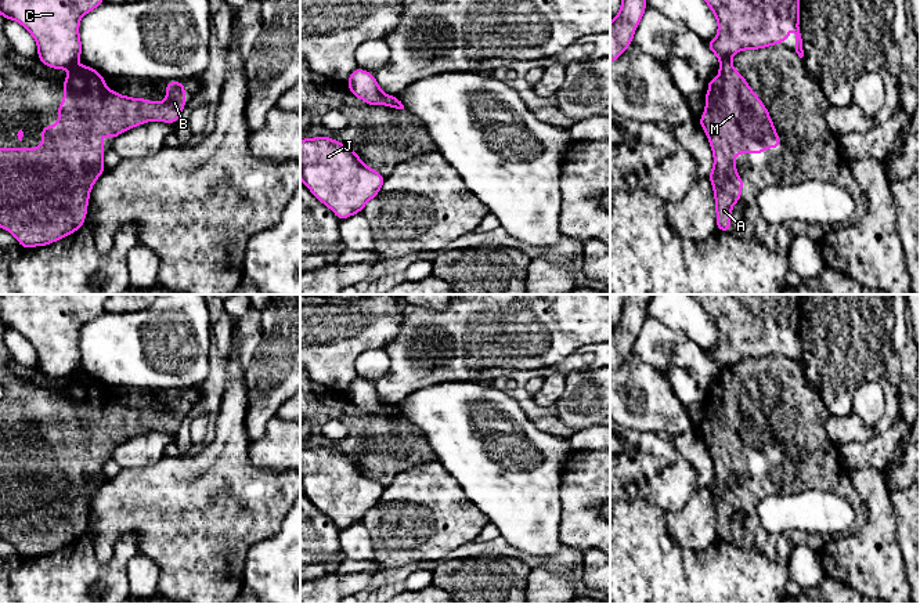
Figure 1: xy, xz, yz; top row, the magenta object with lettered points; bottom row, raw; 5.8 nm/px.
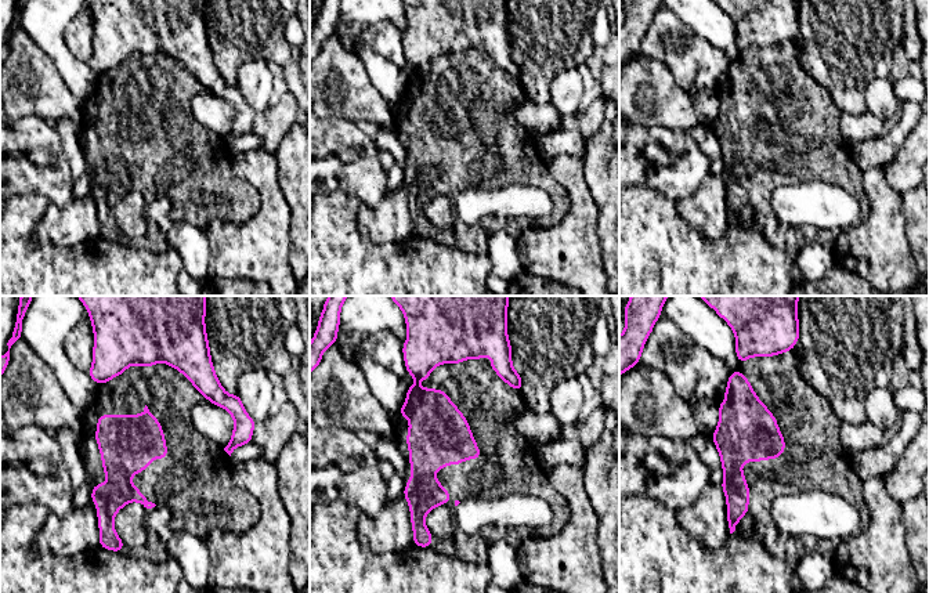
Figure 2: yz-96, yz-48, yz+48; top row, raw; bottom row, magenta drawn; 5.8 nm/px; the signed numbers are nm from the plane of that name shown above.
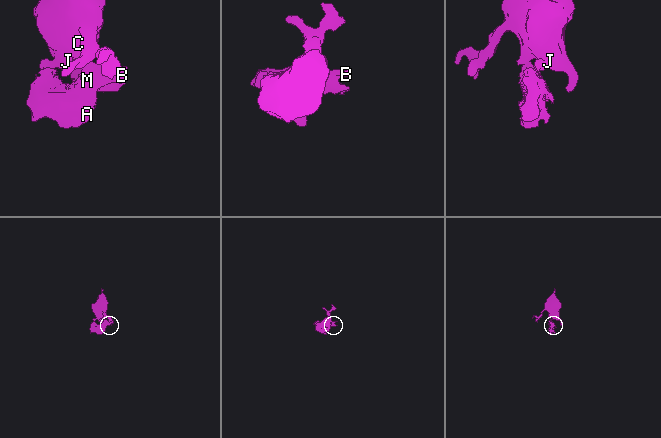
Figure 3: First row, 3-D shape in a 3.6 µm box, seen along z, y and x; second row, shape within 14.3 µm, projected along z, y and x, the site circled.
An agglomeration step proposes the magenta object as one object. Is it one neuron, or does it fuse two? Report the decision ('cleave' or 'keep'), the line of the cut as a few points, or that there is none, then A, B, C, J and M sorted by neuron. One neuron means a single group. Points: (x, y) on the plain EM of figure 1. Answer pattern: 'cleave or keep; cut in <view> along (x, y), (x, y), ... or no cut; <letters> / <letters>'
cleave; cut in yz along (729, 368), (721, 371); A B M / C J

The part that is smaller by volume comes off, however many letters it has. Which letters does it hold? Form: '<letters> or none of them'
A, B, M

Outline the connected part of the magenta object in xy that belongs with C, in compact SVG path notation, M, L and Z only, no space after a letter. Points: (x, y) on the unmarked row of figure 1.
M0 294L0 323L15 329L36 350L37 368L48 377L71 380L82 365L79 332L104 312L109 294Z

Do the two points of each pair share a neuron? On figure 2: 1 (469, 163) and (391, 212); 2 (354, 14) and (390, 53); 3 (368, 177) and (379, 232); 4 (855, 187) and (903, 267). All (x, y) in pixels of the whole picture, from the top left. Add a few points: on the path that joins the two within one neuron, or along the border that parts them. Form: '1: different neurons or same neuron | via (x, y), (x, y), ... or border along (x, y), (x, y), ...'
1: different neurons | border along (402, 185), (409, 198), (414, 232)
2: different neurons | border along (398, 29), (379, 21), (355, 38), (338, 31)
3: different neurons | border along (387, 192), (375, 205), (362, 205)
4: different neurons | border along (861, 172), (861, 191), (868, 201)

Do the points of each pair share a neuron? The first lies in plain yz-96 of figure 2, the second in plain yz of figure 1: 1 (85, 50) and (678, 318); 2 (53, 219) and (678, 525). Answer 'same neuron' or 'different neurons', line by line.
1: different neurons
2: same neuron

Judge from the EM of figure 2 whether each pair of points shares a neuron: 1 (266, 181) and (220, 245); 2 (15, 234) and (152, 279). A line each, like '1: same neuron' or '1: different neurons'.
1: same neuron
2: same neuron

